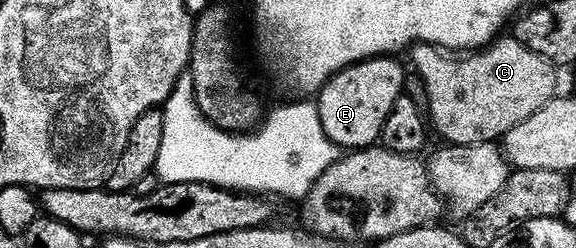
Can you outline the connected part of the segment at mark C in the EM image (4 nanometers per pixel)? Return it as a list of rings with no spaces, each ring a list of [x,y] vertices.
[[[502,35],[490,42],[489,45],[477,51],[447,51],[436,45],[424,45],[415,43],[409,46],[408,54],[414,60],[414,65],[418,68],[418,77],[422,80],[422,85],[426,88],[426,101],[424,100],[425,108],[428,110],[428,121],[434,129],[443,138],[443,142],[452,145],[475,145],[476,143],[484,143],[485,141],[497,142],[505,137],[508,131],[512,131],[512,127],[516,127],[516,123],[524,123],[524,119],[528,119],[528,115],[533,115],[535,111],[540,111],[540,107],[544,107],[544,103],[548,103],[556,95],[554,89],[558,85],[559,70],[548,59],[544,59],[544,55],[536,55],[536,51],[532,51],[528,47],[524,47],[524,43],[520,43],[513,35]]]

